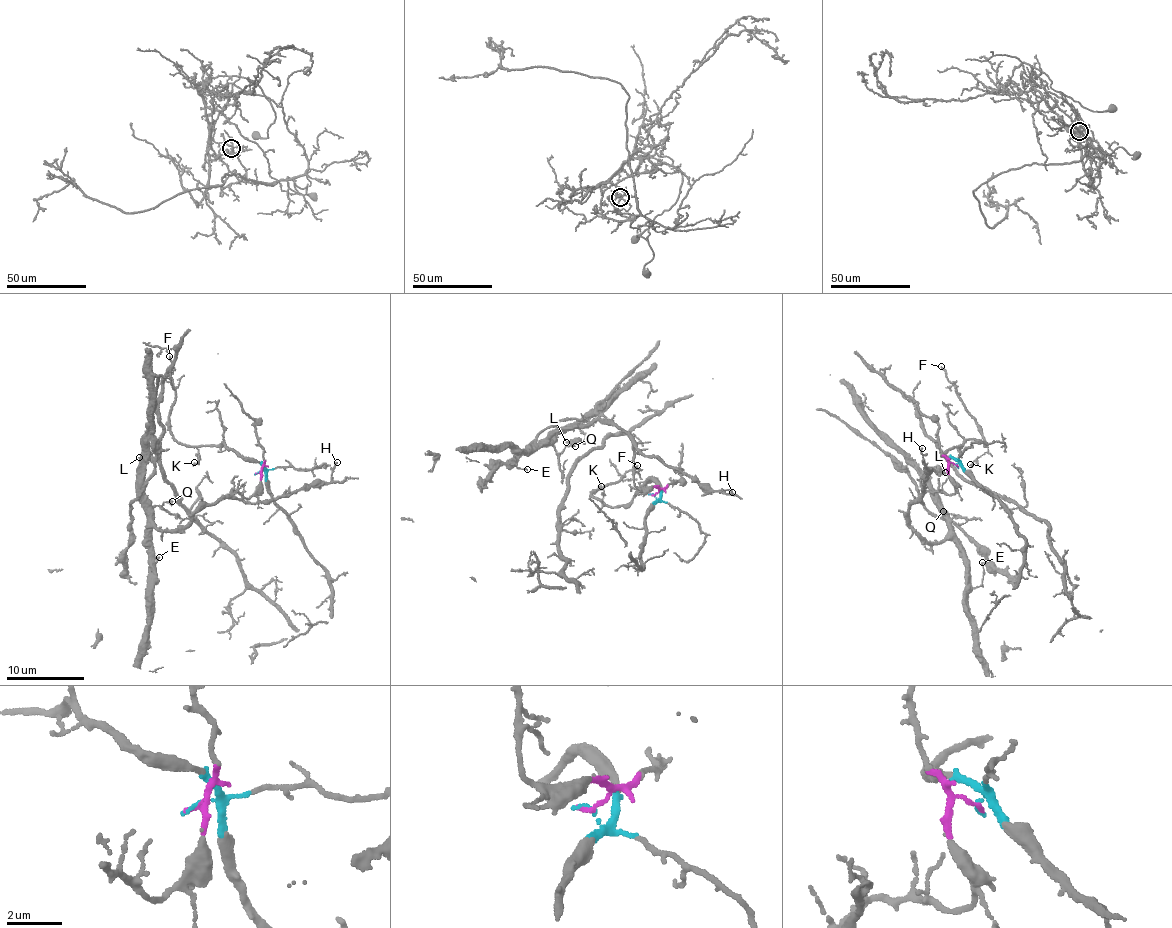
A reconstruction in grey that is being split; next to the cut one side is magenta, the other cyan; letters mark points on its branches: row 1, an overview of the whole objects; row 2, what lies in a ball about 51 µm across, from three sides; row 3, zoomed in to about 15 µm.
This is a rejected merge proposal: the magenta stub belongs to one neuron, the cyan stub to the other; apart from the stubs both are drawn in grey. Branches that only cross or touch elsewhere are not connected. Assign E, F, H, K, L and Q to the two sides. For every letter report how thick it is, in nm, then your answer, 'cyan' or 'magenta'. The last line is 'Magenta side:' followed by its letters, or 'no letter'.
E: 120 nm | magenta
F: 160 nm | cyan
H: 120 nm | magenta
K: 140 nm | cyan
L: 280 nm | magenta
Q: 140 nm | magenta
Magenta side: E, H, L, Q

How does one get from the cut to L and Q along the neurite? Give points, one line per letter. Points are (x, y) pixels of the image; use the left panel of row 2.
L: (257, 473), (250, 498), (231, 489), (186, 525), (159, 531), (142, 487), (143, 457), (156, 457), (139, 458)
Q: (257, 473), (260, 485), (250, 498), (231, 489), (193, 513), (186, 525), (159, 531), (153, 509), (173, 502)

